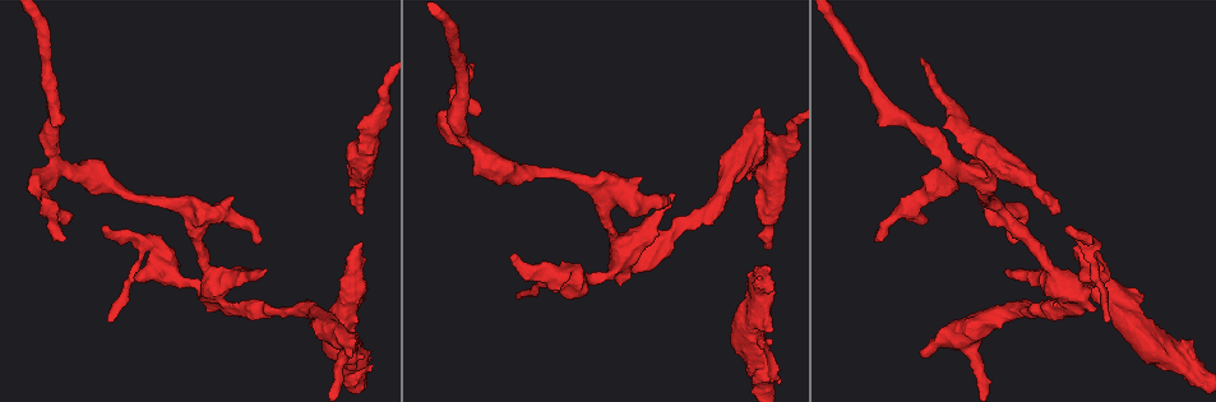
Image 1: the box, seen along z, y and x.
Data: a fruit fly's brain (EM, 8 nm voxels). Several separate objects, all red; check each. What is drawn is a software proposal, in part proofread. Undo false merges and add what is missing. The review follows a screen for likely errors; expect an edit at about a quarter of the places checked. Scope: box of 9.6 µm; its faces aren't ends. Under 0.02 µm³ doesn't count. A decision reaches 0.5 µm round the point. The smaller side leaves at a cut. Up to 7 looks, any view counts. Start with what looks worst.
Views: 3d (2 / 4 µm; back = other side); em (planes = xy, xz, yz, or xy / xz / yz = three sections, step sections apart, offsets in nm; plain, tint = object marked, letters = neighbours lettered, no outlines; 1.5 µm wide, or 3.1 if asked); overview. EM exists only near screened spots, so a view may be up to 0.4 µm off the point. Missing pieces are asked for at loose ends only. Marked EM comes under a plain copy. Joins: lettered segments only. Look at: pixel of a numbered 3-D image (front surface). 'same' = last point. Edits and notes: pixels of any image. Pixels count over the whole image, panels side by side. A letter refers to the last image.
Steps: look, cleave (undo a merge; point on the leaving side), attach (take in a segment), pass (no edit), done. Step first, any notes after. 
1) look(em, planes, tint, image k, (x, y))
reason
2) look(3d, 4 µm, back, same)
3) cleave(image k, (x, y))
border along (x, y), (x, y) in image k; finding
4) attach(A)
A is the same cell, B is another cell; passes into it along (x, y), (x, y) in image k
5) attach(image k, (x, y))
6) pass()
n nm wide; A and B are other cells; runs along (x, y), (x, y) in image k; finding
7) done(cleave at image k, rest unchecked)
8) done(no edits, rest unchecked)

look(em, planes, letters, image 1, (351, 350))
stops while still wide

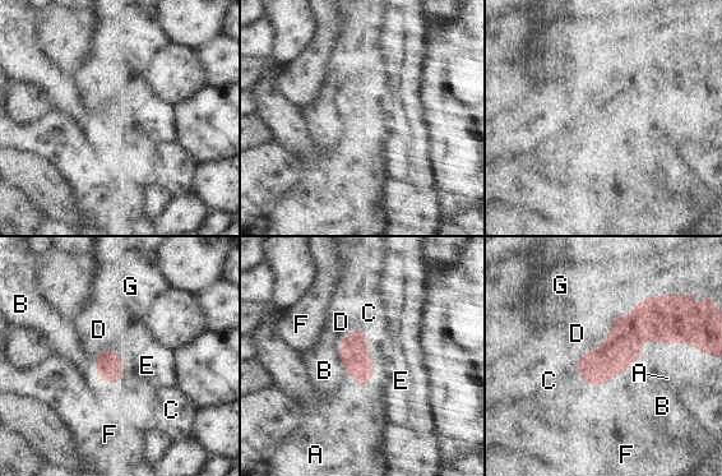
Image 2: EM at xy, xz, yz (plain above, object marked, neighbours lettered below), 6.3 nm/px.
attach(image 2, (549, 380))
C is the same cell, A, B, D, E, F and G are other cells; passes into it along (597, 366), (579, 374), (549, 380) in image 2; the neuron continues

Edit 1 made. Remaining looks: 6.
look(overview)

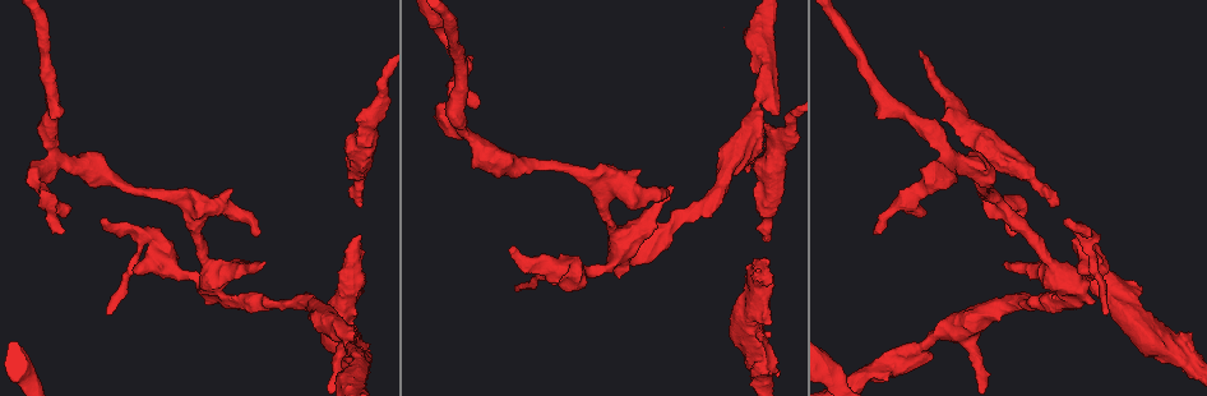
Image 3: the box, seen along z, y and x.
look(em, xy, step 4, letters, image 3, (110, 315))
an open end

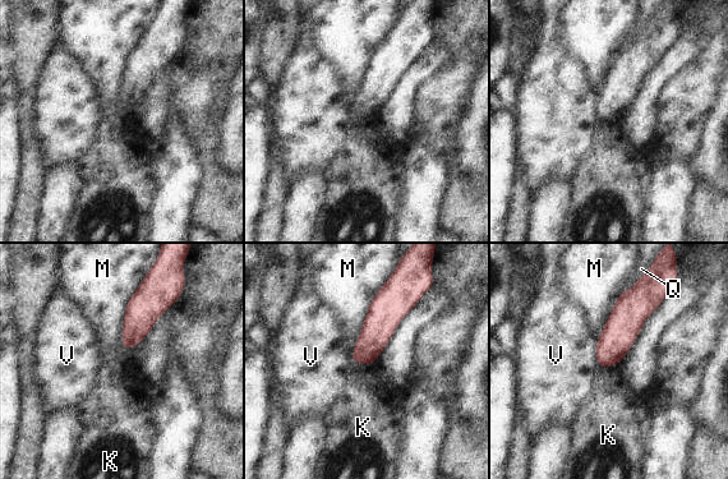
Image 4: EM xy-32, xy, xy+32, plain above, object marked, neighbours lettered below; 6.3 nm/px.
look(em, planes, letters, same)
another direction

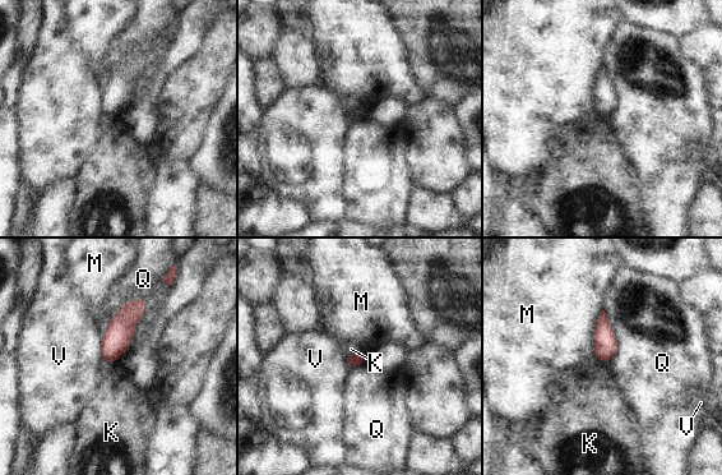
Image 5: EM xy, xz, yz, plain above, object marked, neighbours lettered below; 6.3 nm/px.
pass()
Q touches over 460 nm; K, M, Q and V are other cells; no lettered segment goes on from it

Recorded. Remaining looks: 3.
look(3d, 4 µm, image 3, (770, 324))
stops while still wide

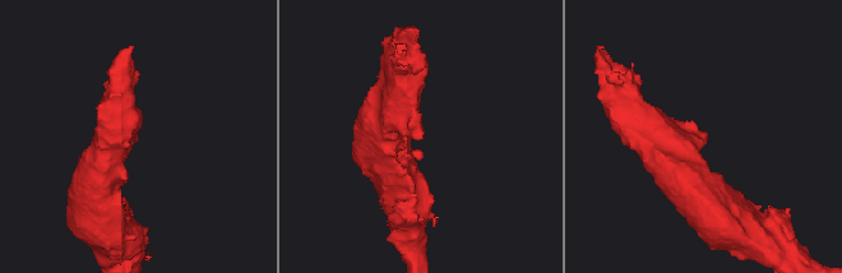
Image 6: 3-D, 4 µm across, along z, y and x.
look(em, xy, step 8, tint, image 6, (707, 141))

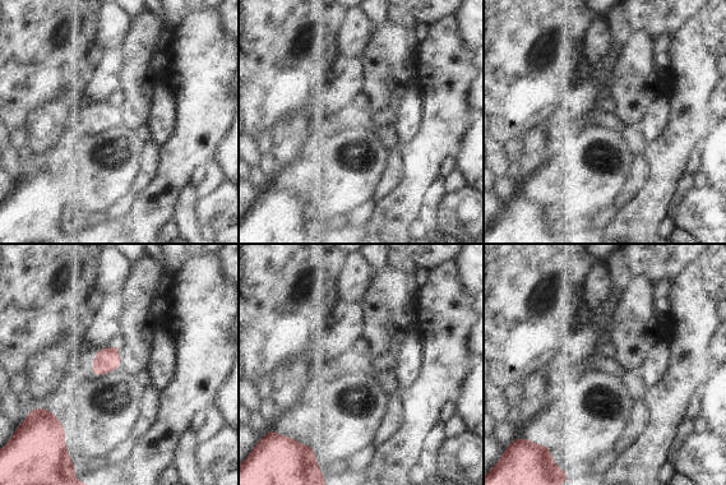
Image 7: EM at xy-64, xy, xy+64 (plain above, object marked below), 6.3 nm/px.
look(em, planes, letters, same)

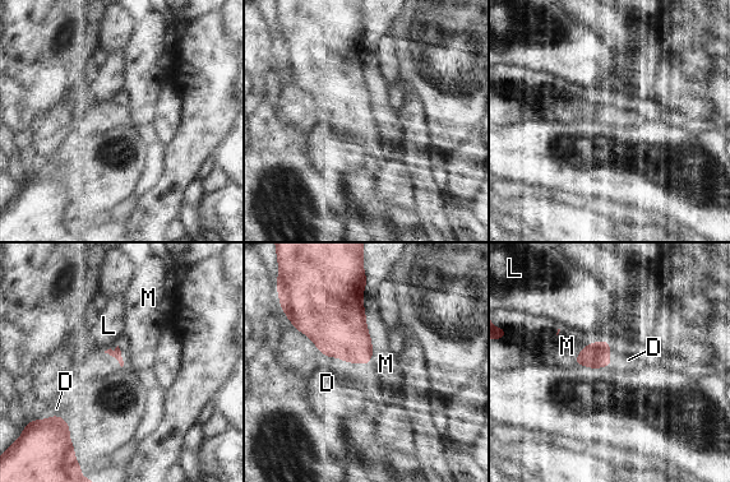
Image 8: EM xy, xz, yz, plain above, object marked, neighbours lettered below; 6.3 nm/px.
pass()
M touches over 420 nm; D, L and M are other cells; no lettered segment goes on from it

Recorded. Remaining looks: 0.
done(attach at image 2, rest unchecked)

